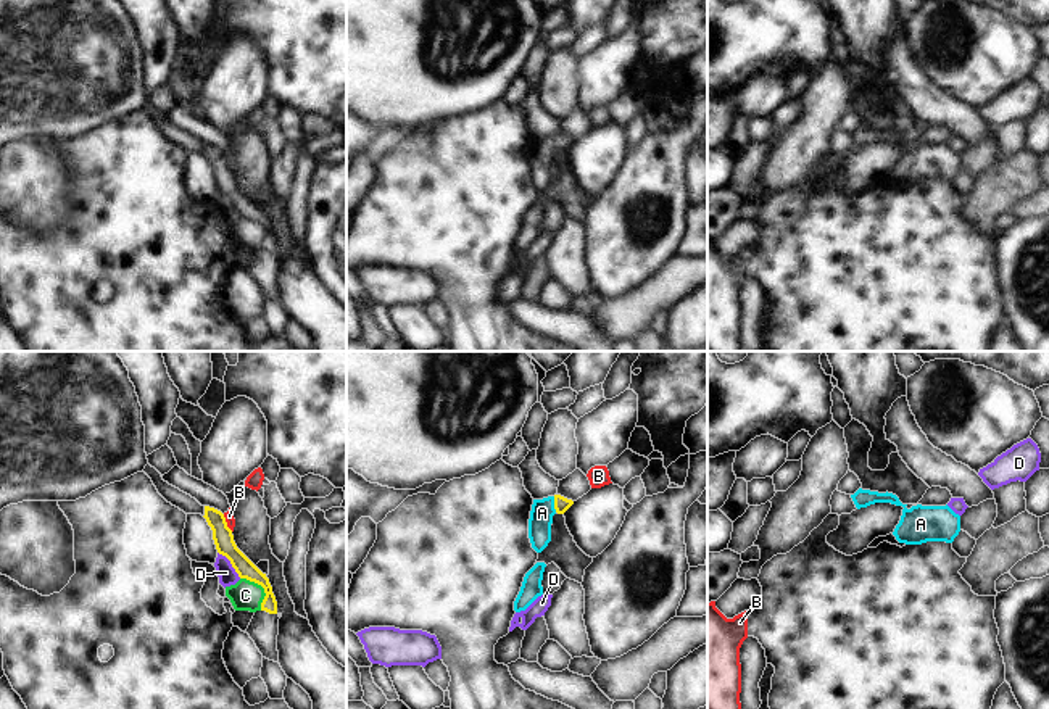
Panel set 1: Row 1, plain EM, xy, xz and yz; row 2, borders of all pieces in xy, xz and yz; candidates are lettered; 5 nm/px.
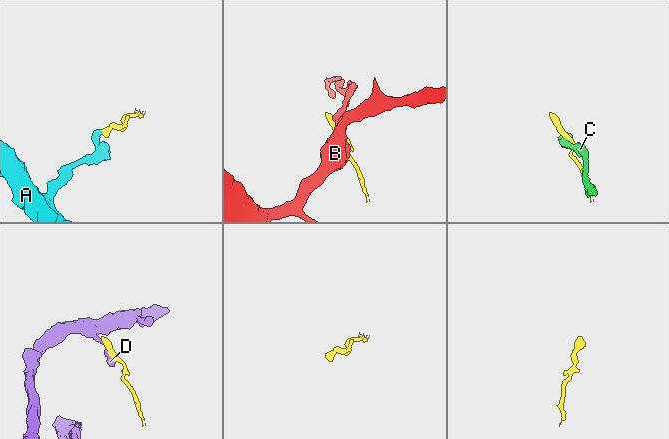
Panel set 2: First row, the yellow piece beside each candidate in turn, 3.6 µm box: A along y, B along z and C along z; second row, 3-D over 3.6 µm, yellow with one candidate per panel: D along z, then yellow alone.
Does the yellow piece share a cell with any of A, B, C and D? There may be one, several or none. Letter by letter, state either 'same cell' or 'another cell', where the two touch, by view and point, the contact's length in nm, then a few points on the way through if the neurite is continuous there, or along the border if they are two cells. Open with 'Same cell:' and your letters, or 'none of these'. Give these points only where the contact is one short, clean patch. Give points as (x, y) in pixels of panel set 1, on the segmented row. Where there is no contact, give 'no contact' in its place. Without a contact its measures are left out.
Same cell: A
A: same cell; meets yellow in xz at (555, 505); contact 80 nm long
B: another cell; meets yellow in xy at (226, 522); contact 100 nm long; border along xy (223, 514), (232, 530)
C: another cell; meets yellow in xy at (263, 587); contact 200 nm long; border along xy (240, 577), (257, 582), (263, 588), (261, 609)
D: another cell; meets yellow in xy at (231, 563); contact 180 nm long; border along xy (218, 551), (240, 577)

